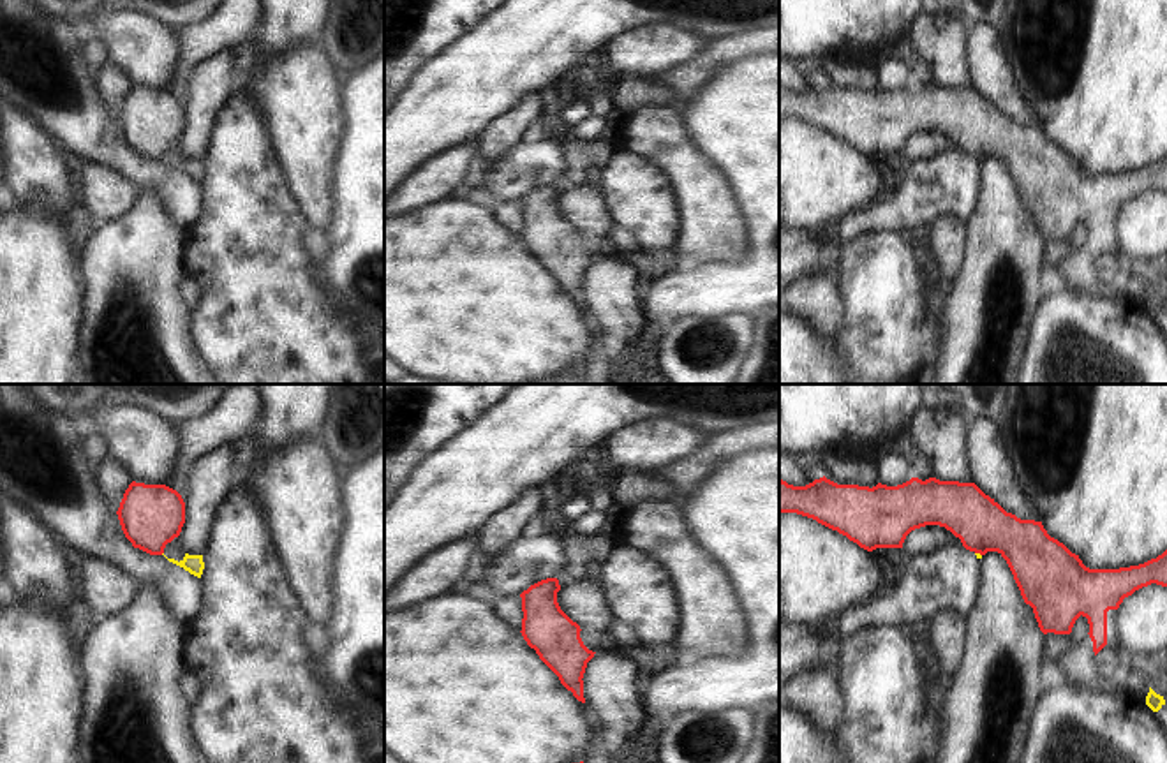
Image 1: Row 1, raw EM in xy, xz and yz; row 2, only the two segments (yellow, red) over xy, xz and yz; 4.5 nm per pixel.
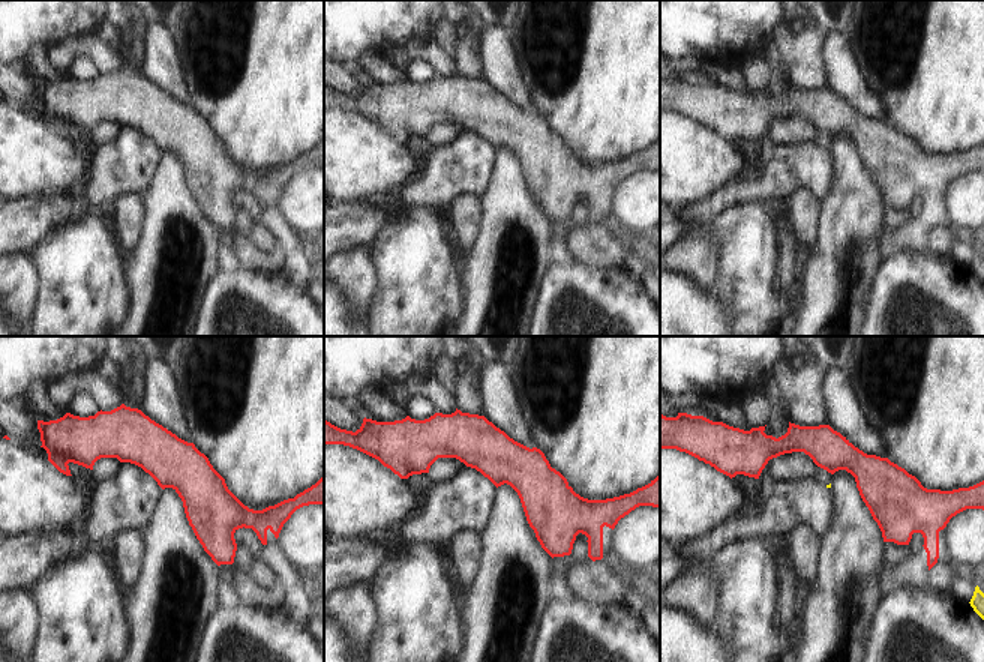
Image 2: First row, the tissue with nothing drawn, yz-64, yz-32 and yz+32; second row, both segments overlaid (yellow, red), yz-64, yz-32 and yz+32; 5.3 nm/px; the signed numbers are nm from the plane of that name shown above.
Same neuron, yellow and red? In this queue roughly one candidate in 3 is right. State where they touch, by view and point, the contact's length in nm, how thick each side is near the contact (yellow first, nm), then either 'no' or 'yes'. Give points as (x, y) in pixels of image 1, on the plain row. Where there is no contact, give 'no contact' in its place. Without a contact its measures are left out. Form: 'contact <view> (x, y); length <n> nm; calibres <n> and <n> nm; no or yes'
contact yz (979, 159); length 40 nm; calibres 20 and 240 nm; no

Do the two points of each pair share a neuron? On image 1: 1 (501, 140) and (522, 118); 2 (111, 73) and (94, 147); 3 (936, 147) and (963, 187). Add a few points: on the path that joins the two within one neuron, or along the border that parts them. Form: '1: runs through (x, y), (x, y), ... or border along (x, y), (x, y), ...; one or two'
1: runs through (506, 134), (517, 124); one
2: border along (96, 74), (97, 96), (115, 118); two
3: border along (961, 150), (947, 150), (910, 164); two

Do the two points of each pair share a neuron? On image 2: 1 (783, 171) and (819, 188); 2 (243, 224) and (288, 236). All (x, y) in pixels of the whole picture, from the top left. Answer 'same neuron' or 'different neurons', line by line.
1: same neuron
2: different neurons

